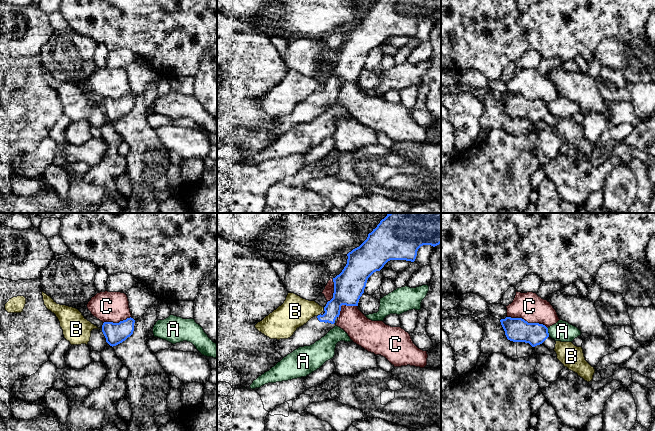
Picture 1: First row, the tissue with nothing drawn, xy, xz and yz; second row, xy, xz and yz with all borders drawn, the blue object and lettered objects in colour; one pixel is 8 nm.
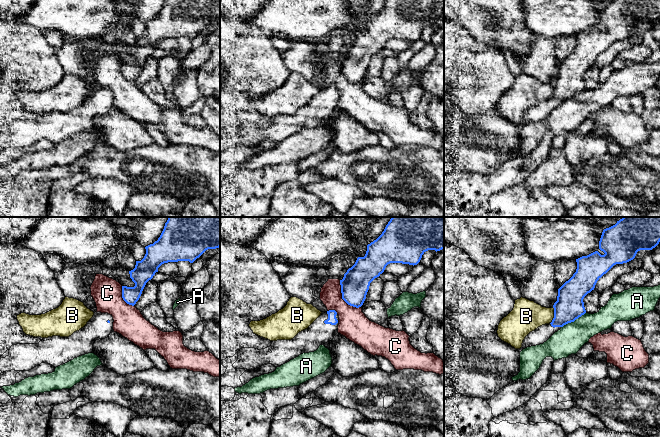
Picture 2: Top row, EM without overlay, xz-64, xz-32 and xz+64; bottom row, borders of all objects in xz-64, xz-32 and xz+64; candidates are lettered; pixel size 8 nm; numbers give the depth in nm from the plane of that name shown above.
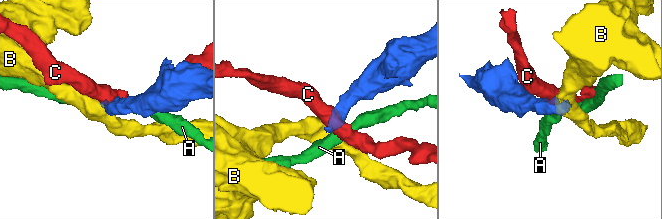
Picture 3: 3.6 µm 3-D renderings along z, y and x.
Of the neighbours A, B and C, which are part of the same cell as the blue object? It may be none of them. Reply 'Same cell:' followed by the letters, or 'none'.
Same cell: none

